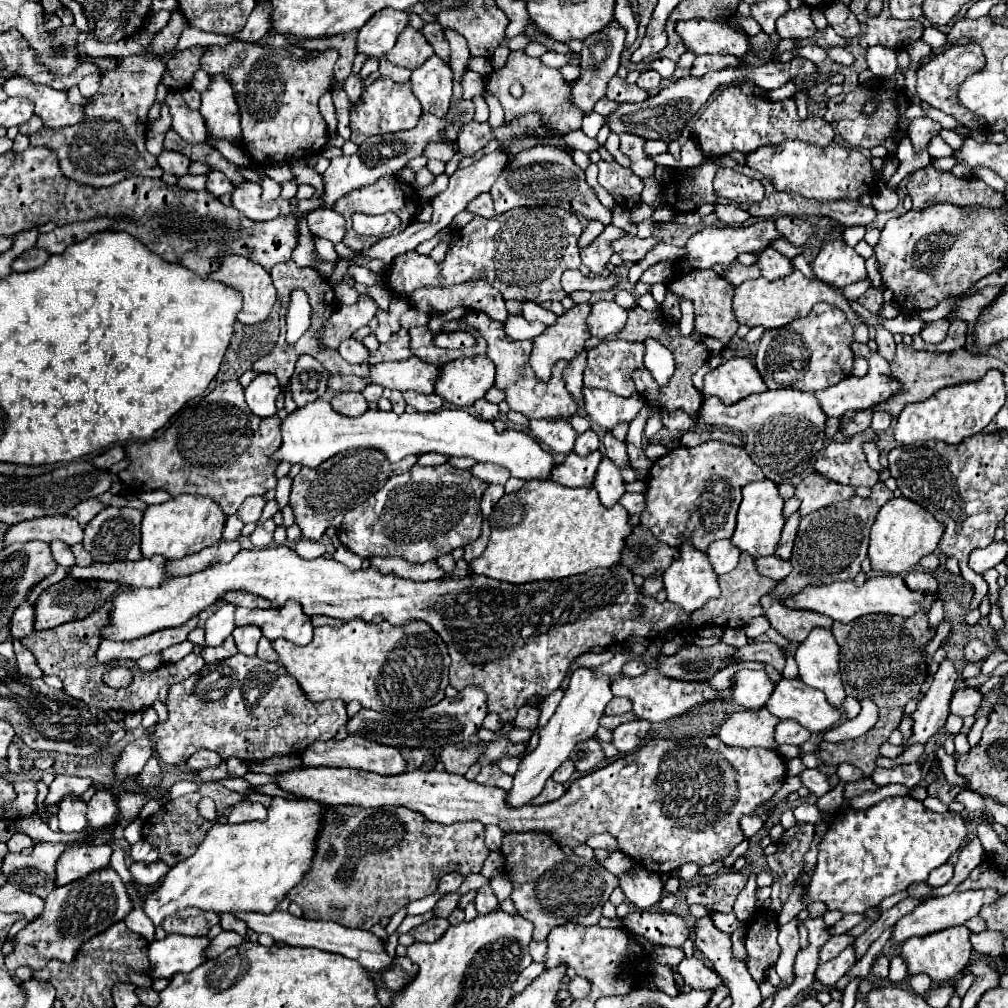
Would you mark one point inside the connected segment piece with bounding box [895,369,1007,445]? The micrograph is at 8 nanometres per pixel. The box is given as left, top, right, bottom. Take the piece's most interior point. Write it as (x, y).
(953, 413)

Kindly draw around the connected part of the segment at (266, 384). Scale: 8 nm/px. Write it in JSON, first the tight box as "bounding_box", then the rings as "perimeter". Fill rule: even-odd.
{"bounding_box":[245,373,281,417],"perimeter":[[[263,373],[257,375],[247,387],[245,387],[245,401],[249,409],[257,417],[273,417],[275,415],[275,399],[281,391],[281,385],[275,375]]]}

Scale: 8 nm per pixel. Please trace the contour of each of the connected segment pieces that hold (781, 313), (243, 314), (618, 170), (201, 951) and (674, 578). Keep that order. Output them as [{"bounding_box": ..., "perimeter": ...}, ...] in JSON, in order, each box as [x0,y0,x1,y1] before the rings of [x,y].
[{"bounding_box":[733,271,869,343],"perimeter":[[[793,271],[789,277],[783,277],[783,279],[777,279],[777,281],[767,281],[767,279],[761,277],[761,279],[745,281],[741,285],[737,285],[735,287],[735,297],[733,297],[733,313],[735,313],[735,317],[741,325],[747,325],[747,327],[763,325],[765,329],[777,329],[777,327],[783,327],[783,325],[791,323],[793,319],[809,315],[811,307],[819,301],[837,305],[855,327],[855,337],[853,339],[859,341],[859,343],[867,343],[867,339],[869,339],[867,325],[849,307],[845,297],[835,293],[831,287],[825,287],[825,283],[821,283],[817,279],[807,279],[801,271]]]},{"bounding_box":[209,255,277,325],"perimeter":[[[227,255],[221,259],[221,267],[209,277],[241,291],[243,309],[239,311],[237,321],[245,325],[265,321],[277,303],[277,289],[273,287],[269,271],[245,257]]]},{"bounding_box":[599,161,643,209],"perimeter":[[[599,161],[599,185],[605,187],[617,205],[633,209],[641,203],[641,191],[643,191],[643,181],[633,175],[633,171],[621,167],[617,161]]]},{"bounding_box":[149,935,209,979],"perimeter":[[[167,935],[161,941],[149,945],[151,951],[151,971],[153,979],[171,979],[173,973],[189,973],[207,961],[209,937],[189,937],[189,935]]]},{"bounding_box":[663,543,721,613],"perimeter":[[[691,543],[681,545],[681,559],[663,573],[663,585],[667,601],[677,603],[685,613],[701,609],[709,599],[721,593],[717,573],[707,555],[697,551]]]}]

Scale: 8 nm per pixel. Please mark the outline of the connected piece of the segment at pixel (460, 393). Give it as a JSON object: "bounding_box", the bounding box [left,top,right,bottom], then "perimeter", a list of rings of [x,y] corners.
{"bounding_box":[435,357,495,407],"perimeter":[[[461,357],[455,361],[449,361],[439,367],[439,375],[435,379],[435,393],[441,395],[441,399],[453,403],[455,407],[471,407],[477,399],[483,399],[487,389],[495,381],[495,365],[489,357]]]}

